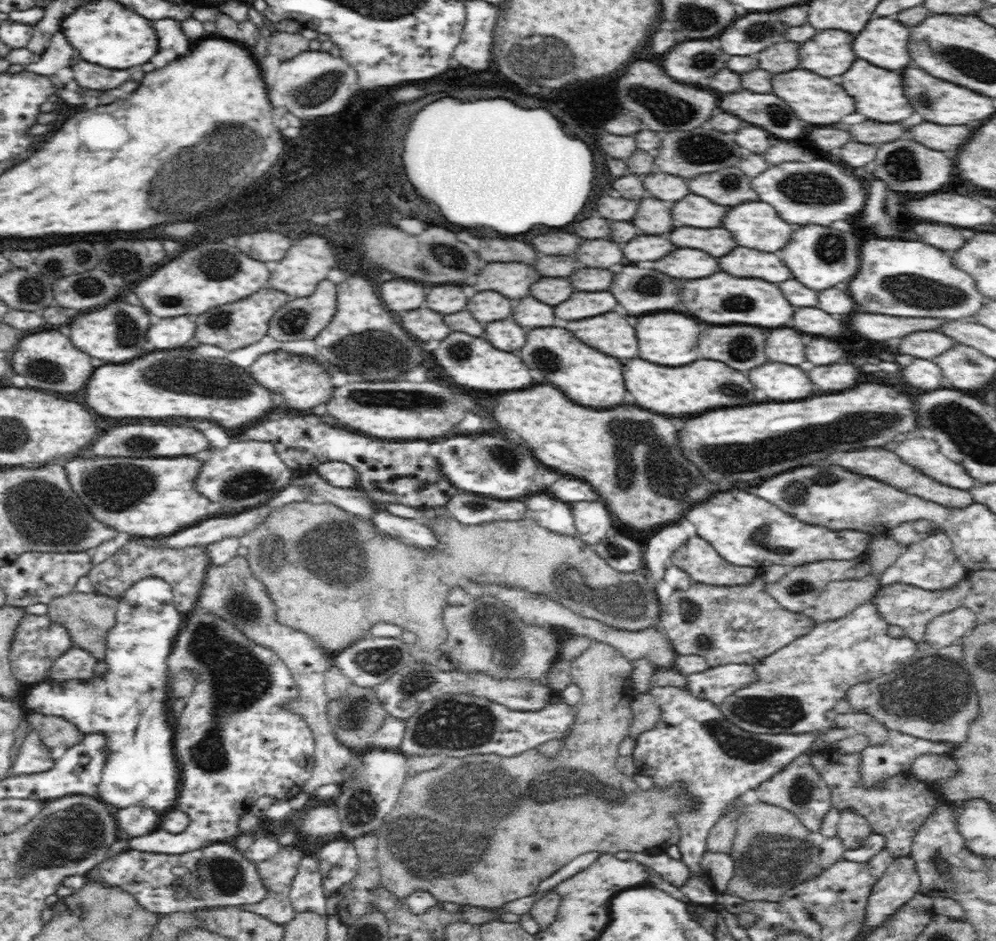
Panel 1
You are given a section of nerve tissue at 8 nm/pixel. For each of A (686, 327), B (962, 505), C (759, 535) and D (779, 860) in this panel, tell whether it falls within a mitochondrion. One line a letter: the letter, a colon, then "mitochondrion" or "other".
A: other
B: other
C: mitochondrion
D: mitochondrion

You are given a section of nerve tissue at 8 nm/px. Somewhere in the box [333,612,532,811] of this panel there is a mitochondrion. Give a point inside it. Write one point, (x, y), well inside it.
(464, 726)

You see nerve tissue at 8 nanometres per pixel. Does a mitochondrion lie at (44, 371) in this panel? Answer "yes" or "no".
yes

